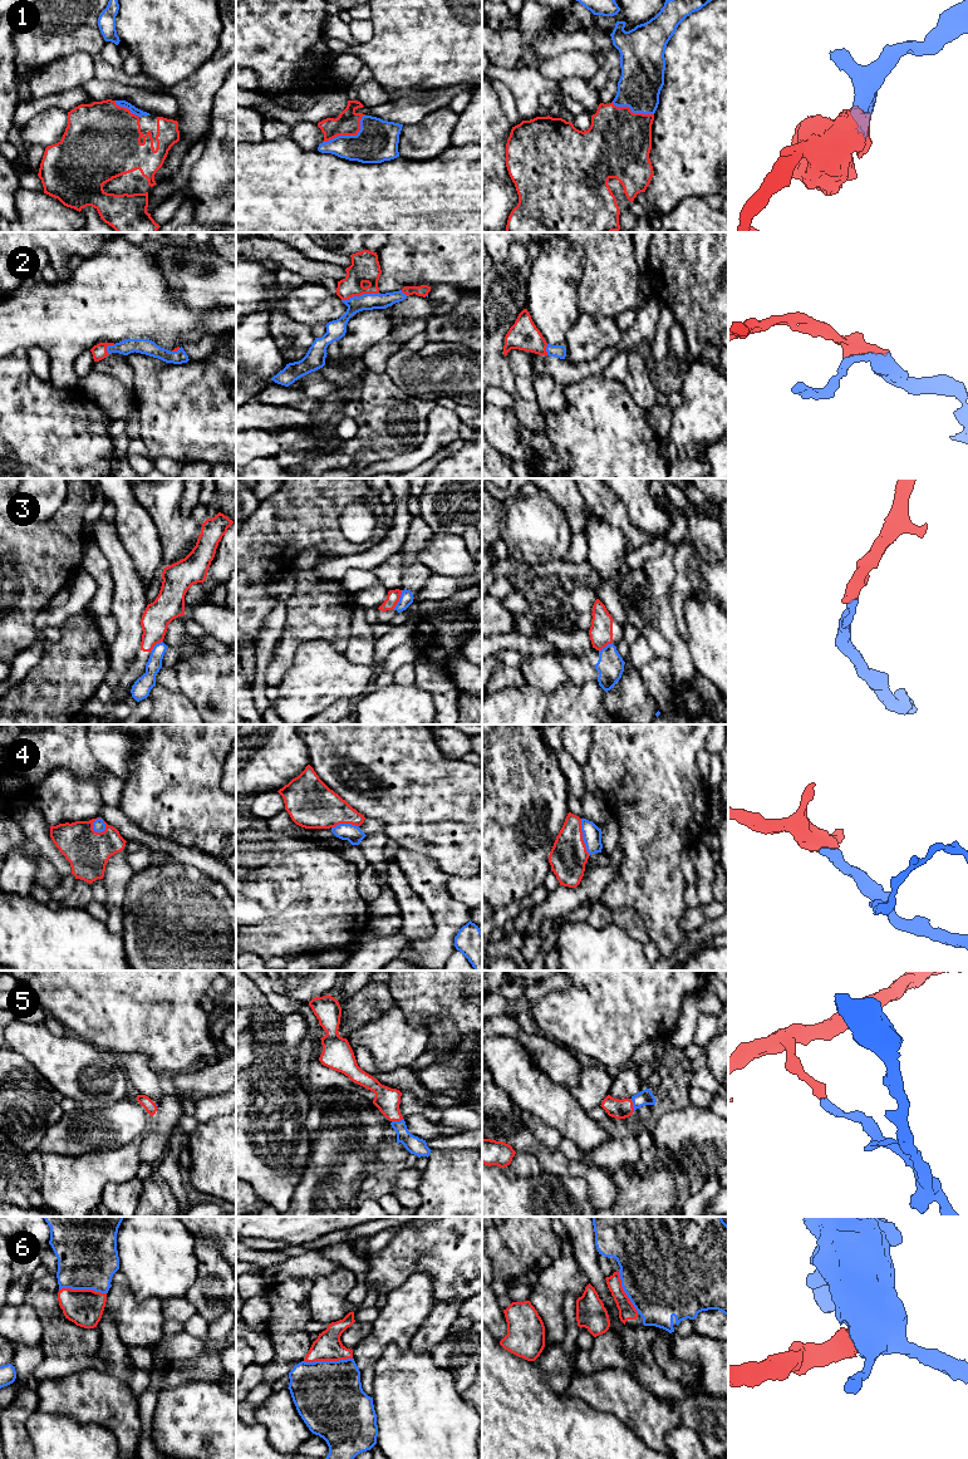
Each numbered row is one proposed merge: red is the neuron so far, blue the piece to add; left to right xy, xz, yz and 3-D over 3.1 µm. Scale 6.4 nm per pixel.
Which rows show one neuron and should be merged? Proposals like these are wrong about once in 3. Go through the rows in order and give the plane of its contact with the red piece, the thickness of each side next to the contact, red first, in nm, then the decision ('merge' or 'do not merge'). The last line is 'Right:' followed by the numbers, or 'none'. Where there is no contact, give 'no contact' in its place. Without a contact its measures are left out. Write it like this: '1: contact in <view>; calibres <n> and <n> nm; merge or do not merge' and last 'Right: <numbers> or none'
1: contact in xz; calibres 160 and 260 nm; merge
2: contact in xz; calibres 180 and 110 nm; merge
3: contact in xz; calibres 80 and 90 nm; do not merge
4: contact in xy; calibres 280 and 80 nm; merge
5: contact in yz; calibres 130 and 100 nm; merge
6: contact in xz; calibres 180 and 440 nm; merge
Right: 1, 2, 4, 5, 6

